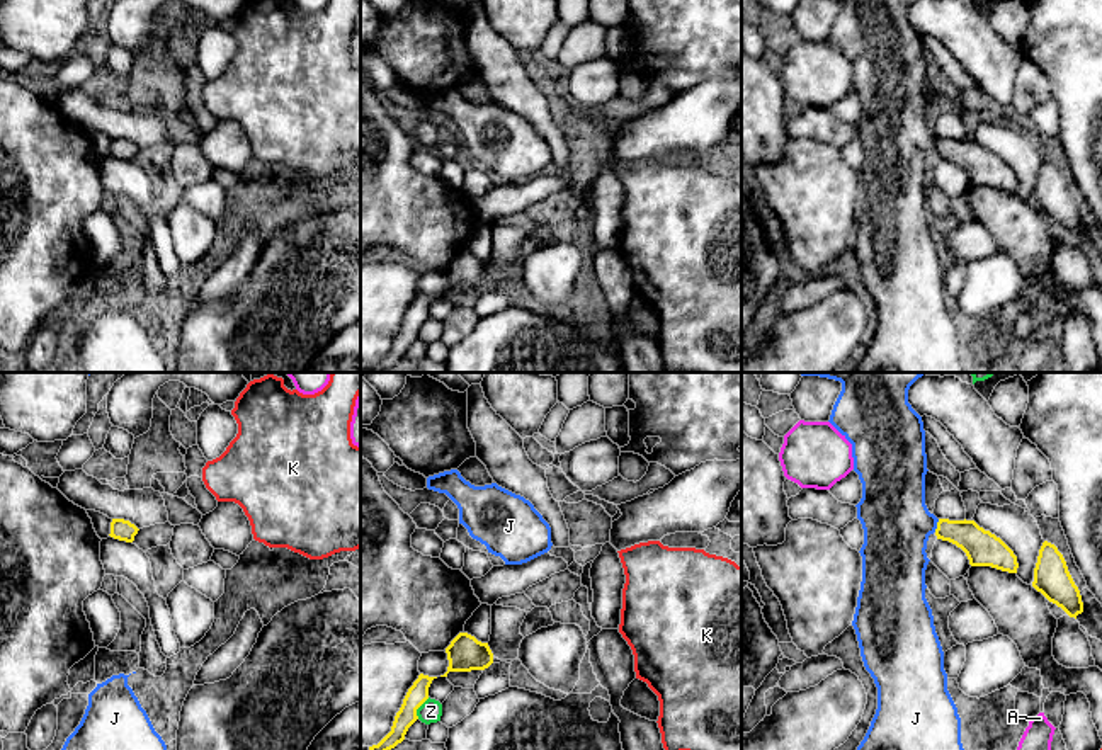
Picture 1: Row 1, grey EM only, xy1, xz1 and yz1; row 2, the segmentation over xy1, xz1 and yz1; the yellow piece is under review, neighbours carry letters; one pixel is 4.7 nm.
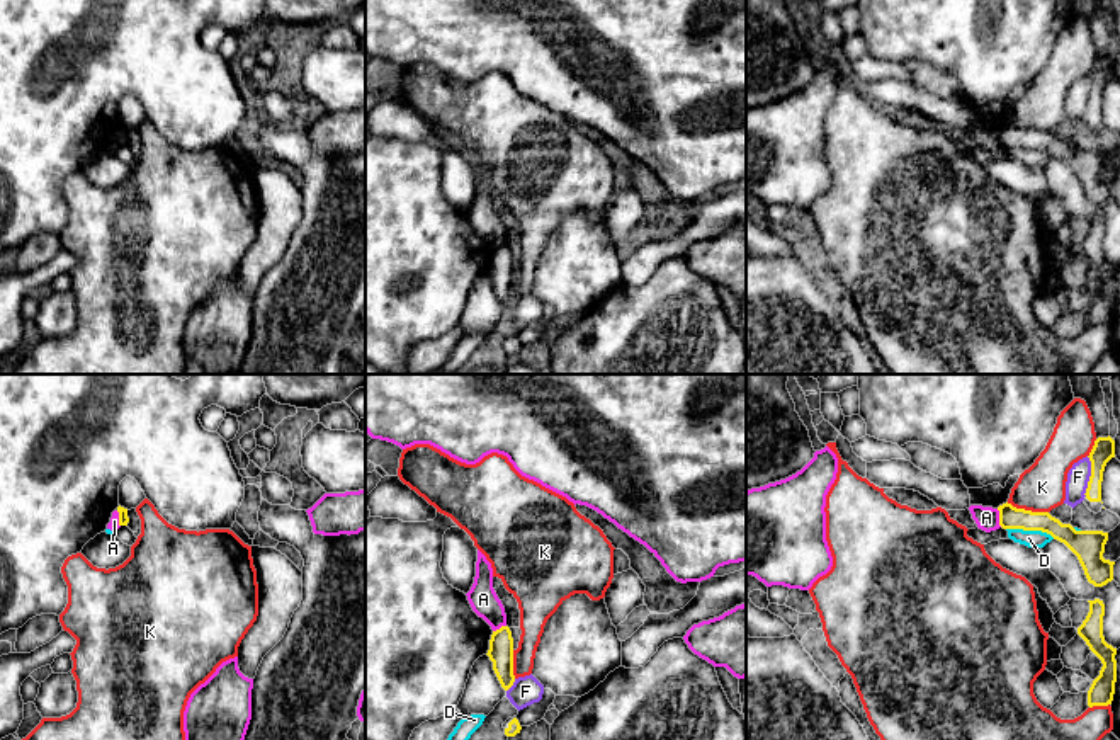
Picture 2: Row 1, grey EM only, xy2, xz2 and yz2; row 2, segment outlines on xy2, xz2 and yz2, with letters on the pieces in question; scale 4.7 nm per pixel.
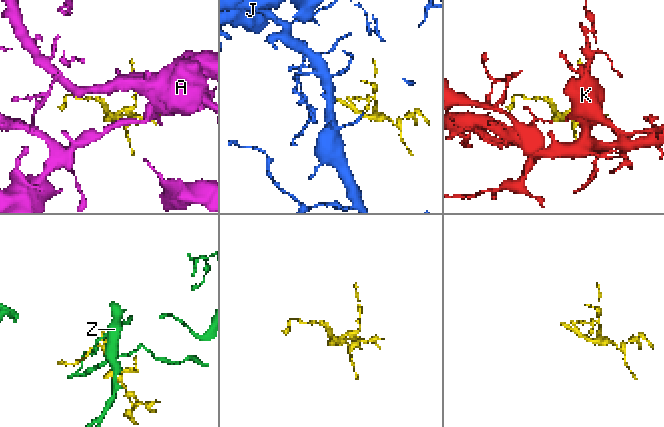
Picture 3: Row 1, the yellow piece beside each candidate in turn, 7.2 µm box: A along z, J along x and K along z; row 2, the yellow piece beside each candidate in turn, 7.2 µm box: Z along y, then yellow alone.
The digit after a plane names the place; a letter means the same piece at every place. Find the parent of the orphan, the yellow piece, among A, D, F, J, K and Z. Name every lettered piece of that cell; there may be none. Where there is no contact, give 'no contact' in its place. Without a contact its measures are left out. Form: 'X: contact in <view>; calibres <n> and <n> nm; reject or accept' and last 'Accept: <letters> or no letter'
A: contact in yz2; calibres 110 and 110 nm; reject
D: contact in yz2; calibres 120 and 80 nm; reject
F: contact in yz2; calibres 110 and 110 nm; reject
J: contact in yz1; calibres 160 and 320 nm; accept
K: contact in yz2; calibres 110 and 220 nm; reject
Z: contact in xz1; calibres 100 and 110 nm; reject
Accept: J

